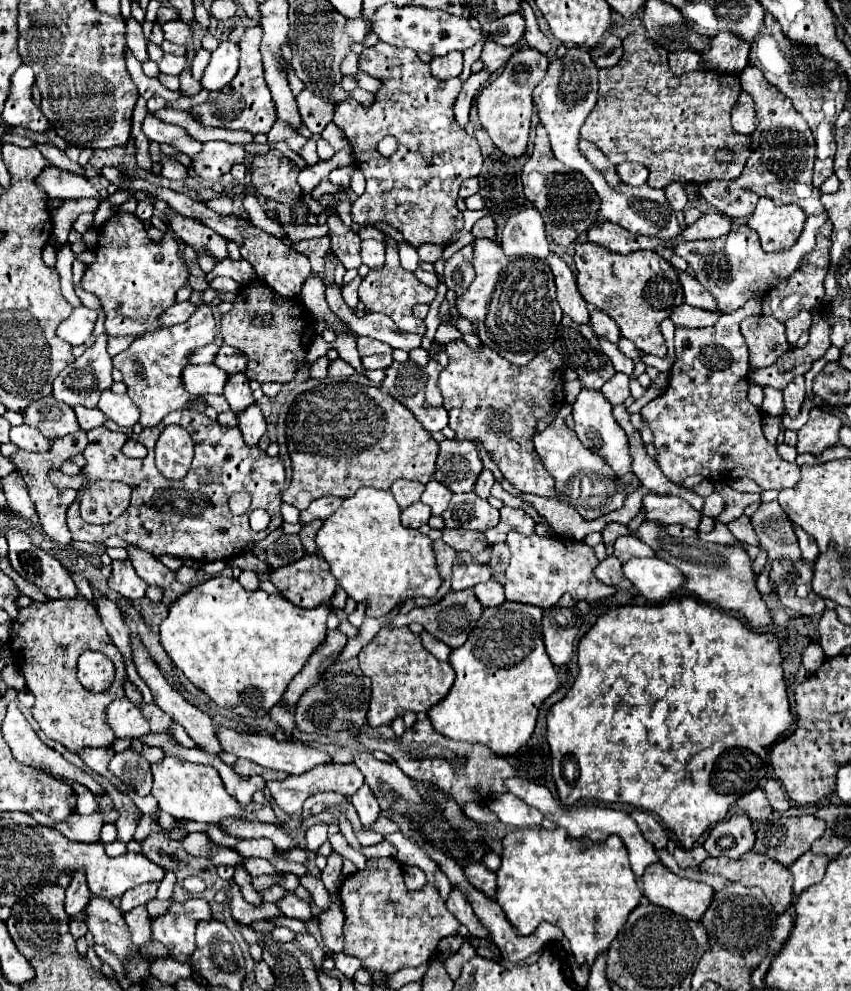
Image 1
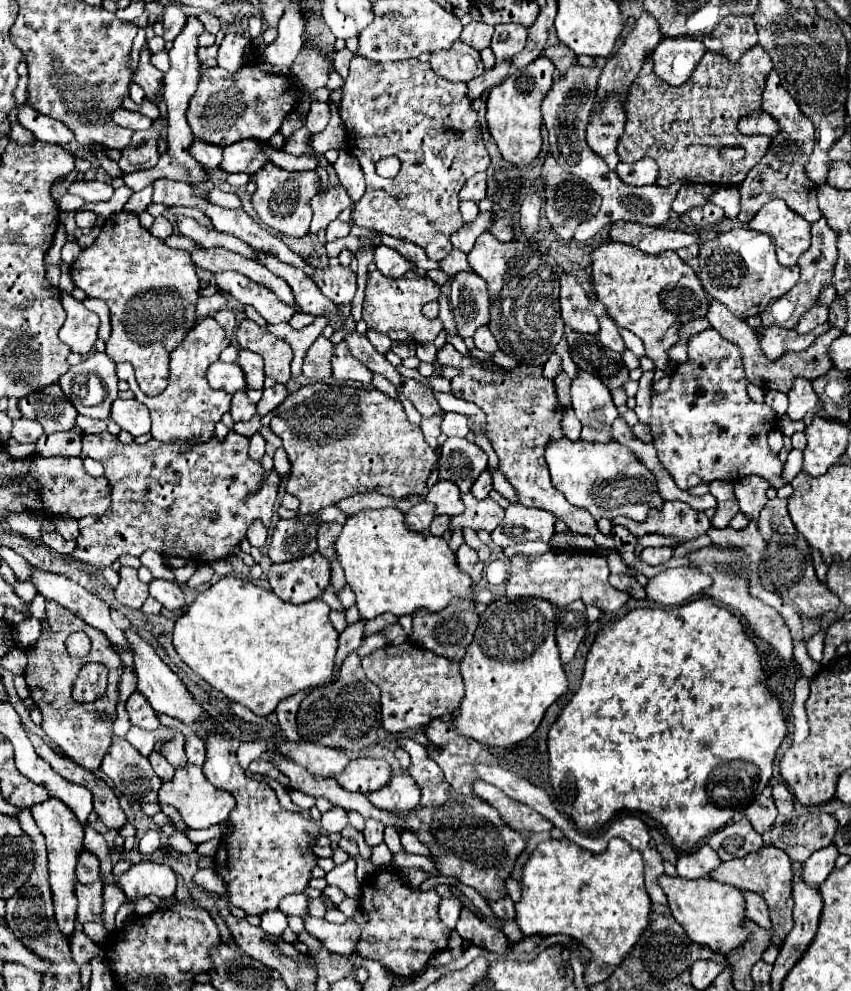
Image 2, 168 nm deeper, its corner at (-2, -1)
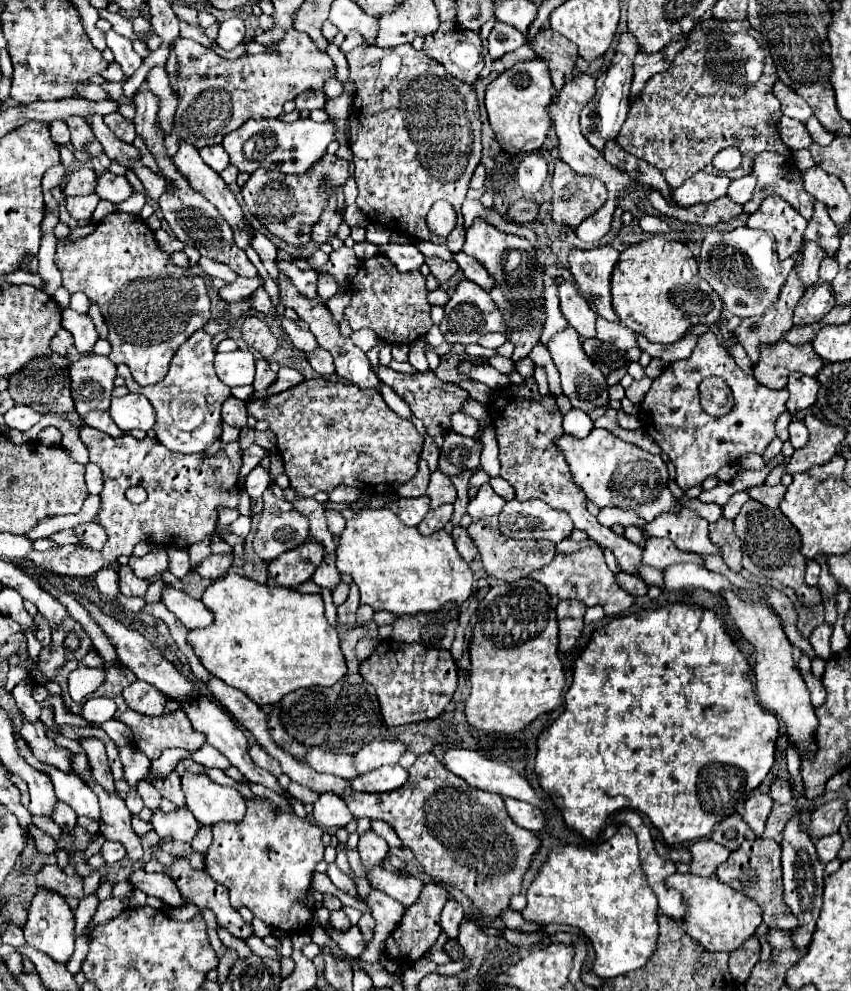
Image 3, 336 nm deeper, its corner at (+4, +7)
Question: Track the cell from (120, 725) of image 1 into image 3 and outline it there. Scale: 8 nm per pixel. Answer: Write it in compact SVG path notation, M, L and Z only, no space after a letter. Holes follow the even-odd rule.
M141 680L127 686L123 690L123 698L131 710L145 716L161 716L167 702L165 694L161 694L153 684L147 684Z

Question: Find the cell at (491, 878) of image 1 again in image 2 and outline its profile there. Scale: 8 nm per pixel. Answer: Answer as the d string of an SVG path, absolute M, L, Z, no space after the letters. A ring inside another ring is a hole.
M507 896L507 898L501 898L499 902L487 902L489 908L493 910L493 914L497 918L503 918L503 920L513 920L515 918L515 908L513 908L513 900Z

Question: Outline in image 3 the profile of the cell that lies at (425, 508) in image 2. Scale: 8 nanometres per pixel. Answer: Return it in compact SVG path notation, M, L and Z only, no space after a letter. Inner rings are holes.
M427 496L399 498L397 506L399 506L399 520L405 526L417 526L429 512L429 498Z

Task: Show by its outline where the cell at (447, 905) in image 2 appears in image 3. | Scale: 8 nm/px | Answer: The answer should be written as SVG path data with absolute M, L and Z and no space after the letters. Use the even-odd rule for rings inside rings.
M449 900L441 912L441 924L443 924L443 932L447 934L447 938L457 938L461 922L463 922L461 904L455 900Z

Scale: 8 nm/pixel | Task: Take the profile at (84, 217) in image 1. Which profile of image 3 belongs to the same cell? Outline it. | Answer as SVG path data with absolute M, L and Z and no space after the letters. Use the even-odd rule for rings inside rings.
M89 194L89 196L75 196L75 198L65 198L67 204L67 212L71 214L71 218L75 220L83 220L83 218L91 218L95 206L97 206L99 198L97 194Z

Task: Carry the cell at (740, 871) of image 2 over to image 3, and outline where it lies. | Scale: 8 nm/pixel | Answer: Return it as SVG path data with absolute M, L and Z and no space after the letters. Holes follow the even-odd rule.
M757 838L753 842L741 844L729 860L717 868L717 878L735 890L743 890L745 896L755 900L763 910L763 922L777 930L795 930L797 916L785 906L783 882L781 882L781 846L769 838Z

